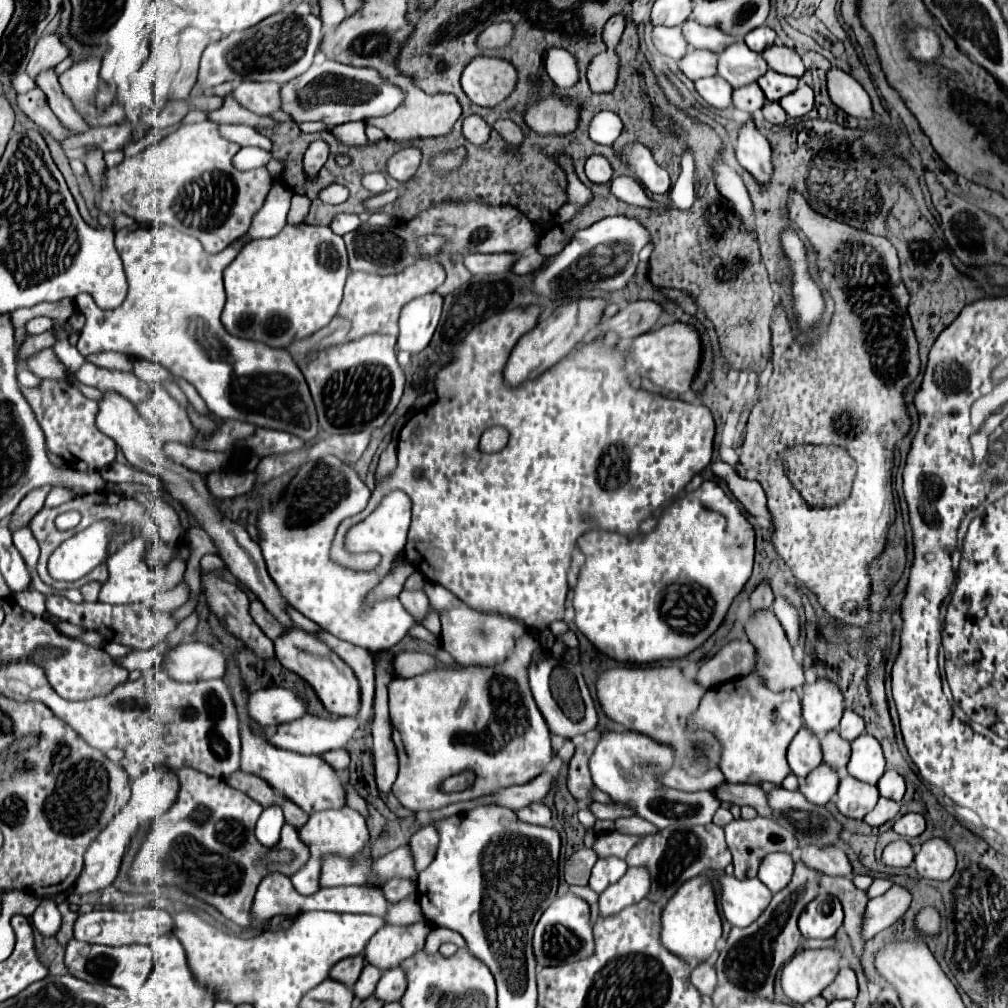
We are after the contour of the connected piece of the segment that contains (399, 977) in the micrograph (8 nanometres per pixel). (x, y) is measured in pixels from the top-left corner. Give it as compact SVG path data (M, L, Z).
M393 968L383 972L377 988L375 988L375 998L381 1000L383 1004L389 1002L399 1002L403 992L407 988L407 980L405 980L405 972L401 972L401 968Z

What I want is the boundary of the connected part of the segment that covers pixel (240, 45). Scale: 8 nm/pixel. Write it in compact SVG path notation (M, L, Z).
M291 12L273 14L261 20L259 24L255 24L253 28L247 28L243 32L231 32L223 36L221 40L209 44L201 56L199 80L205 88L209 88L223 82L233 82L237 74L239 80L245 80L245 78L253 82L273 80L277 84L285 84L285 80L299 76L311 66L311 60L319 48L321 36L323 34L319 26L317 30L313 30L297 14L291 14Z

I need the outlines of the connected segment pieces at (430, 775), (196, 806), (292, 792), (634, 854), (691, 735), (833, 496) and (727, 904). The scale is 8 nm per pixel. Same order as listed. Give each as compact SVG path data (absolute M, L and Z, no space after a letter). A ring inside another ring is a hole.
M525 634L519 640L513 654L503 664L497 664L493 668L483 668L483 666L463 668L455 664L445 670L431 670L421 676L395 678L389 682L387 688L389 688L389 714L393 724L393 742L397 744L399 750L405 750L407 754L407 758L399 758L399 776L391 792L405 808L409 808L411 812L439 810L453 802L481 798L515 784L527 784L545 770L545 766L553 758L551 732L527 684L527 666L537 648L539 648L537 638L533 634ZM467 768L477 772L475 784L469 790L455 794L445 794L439 790L439 784L445 778L459 774L461 770Z
M189 768L173 772L179 776L179 796L161 818L157 816L151 822L143 844L169 844L169 886L179 886L187 894L193 894L195 898L215 906L227 920L247 928L251 922L249 912L253 904L253 894L259 882L267 874L271 874L269 866L257 862L261 856L261 848L265 848L255 838L255 822L261 816L263 808L241 790L225 784L223 778L205 776L203 772L193 772Z
M249 726L241 728L241 772L255 774L271 784L273 790L295 802L301 810L307 814L315 814L321 810L331 808L343 808L347 804L345 800L345 788L341 778L335 774L335 770L321 758L321 756L303 756L289 750L273 748L265 736L253 734Z
M673 824L669 828L663 828L655 834L639 836L641 840L629 850L625 862L629 866L647 866L651 872L651 892L649 900L659 904L661 908L667 904L667 900L677 892L677 888L699 874L713 872L713 870L725 870L725 866L731 862L731 852L725 844L723 828L717 824L705 824L705 826L689 826L681 828L679 824Z
M659 666L659 668L613 668L607 670L599 676L597 680L597 696L601 702L603 712L619 722L625 730L635 730L641 732L645 736L651 736L653 740L659 740L659 744L667 744L673 752L675 752L675 762L689 772L689 776L701 776L705 774L709 768L719 766L721 760L721 742L717 740L717 736L709 730L701 730L701 728L689 728L689 716L695 714L701 698L705 696L705 688L691 678L685 678L681 668L677 666Z
M795 446L785 454L789 466L789 478L799 490L803 500L811 506L833 506L845 500L851 492L855 462L849 452L839 446Z
M727 874L721 876L721 896L723 914L737 928L755 922L771 902L771 890L759 878L737 880Z

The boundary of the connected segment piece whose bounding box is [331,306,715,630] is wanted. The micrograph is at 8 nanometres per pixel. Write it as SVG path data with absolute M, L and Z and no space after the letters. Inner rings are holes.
M519 306L519 308L509 310L509 312L493 314L491 318L477 324L463 340L453 344L453 360L449 364L445 364L435 376L437 400L429 408L415 412L399 432L399 454L397 454L399 462L397 462L397 468L395 468L393 476L373 490L371 500L369 500L369 504L363 512L355 514L351 518L345 518L339 524L339 528L335 532L335 538L333 538L333 544L331 544L331 560L335 564L351 568L351 570L375 570L381 564L379 554L349 554L349 552L345 552L343 538L345 538L345 532L353 524L365 520L365 516L369 516L381 504L383 496L387 496L393 490L401 490L411 498L411 504L413 504L411 528L409 528L407 544L401 552L403 560L413 564L431 582L437 582L437 584L445 586L447 590L451 590L457 598L461 598L471 608L477 608L481 612L511 616L511 618L521 620L529 628L543 630L551 622L563 620L565 596L567 596L567 590L569 590L569 586L567 586L567 568L571 564L571 552L577 546L577 538L581 534L589 532L591 528L599 528L599 530L607 530L607 532L619 532L619 534L625 534L625 536L637 534L639 524L645 518L649 518L655 508L659 508L665 500L675 498L687 486L687 482L711 462L715 422L711 412L705 406L693 406L693 404L677 400L677 398L665 398L661 394L645 392L643 388L629 388L629 384L625 384L625 380L617 380L617 376L605 376L605 372L565 372L565 360L559 360L553 368L543 372L539 378L525 380L525 384L519 384L517 388L505 384L505 378L503 378L501 372L503 372L503 368L509 360L509 354L511 354L513 346L517 344L517 340L525 332L535 328L539 312L541 312L539 306ZM491 426L503 426L509 432L509 442L503 450L487 454L487 452L479 450L479 438Z

